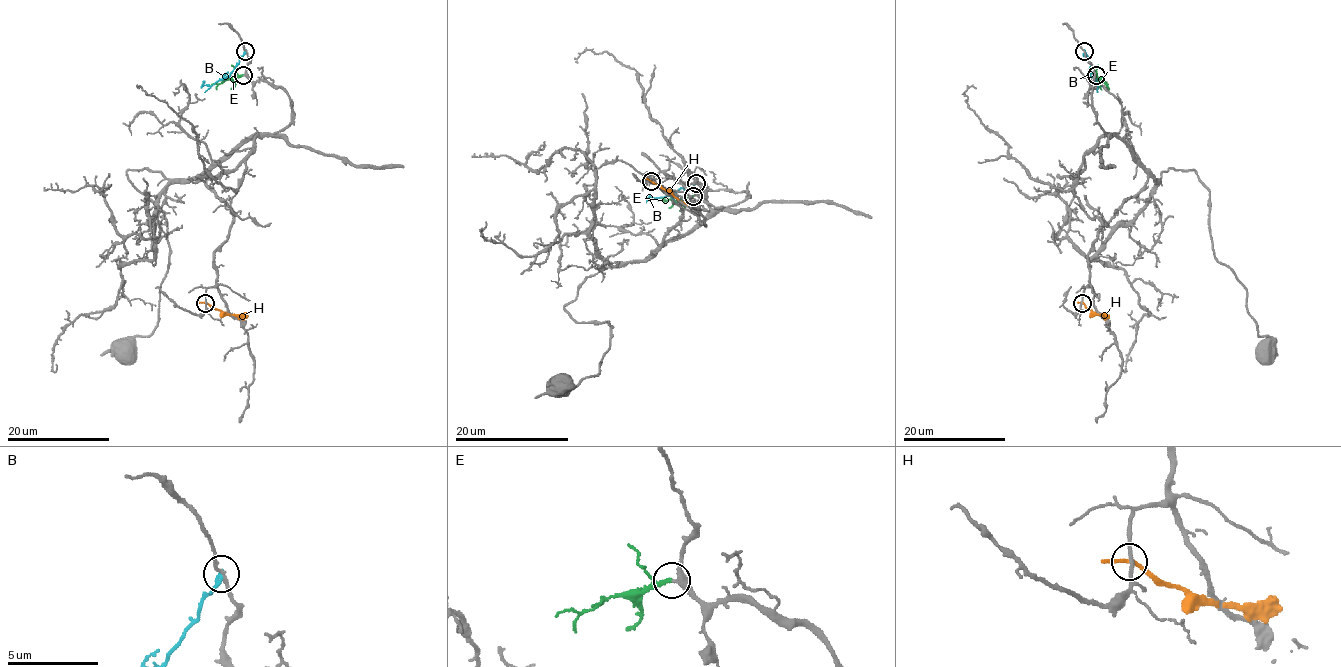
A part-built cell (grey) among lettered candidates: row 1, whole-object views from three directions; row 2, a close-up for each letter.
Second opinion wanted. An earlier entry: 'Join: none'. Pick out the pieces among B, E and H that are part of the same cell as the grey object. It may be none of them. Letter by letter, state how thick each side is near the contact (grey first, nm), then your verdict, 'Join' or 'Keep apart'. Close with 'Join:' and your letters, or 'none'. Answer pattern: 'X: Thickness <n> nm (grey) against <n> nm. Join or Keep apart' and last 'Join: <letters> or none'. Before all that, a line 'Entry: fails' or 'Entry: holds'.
Entry: fails
B: Thickness 160 nm (grey) against 160 nm. Keep apart
E: Thickness 320 nm (grey) against 140 nm. Join
H: Thickness 190 nm (grey) against 170 nm. Keep apart
Join: E

